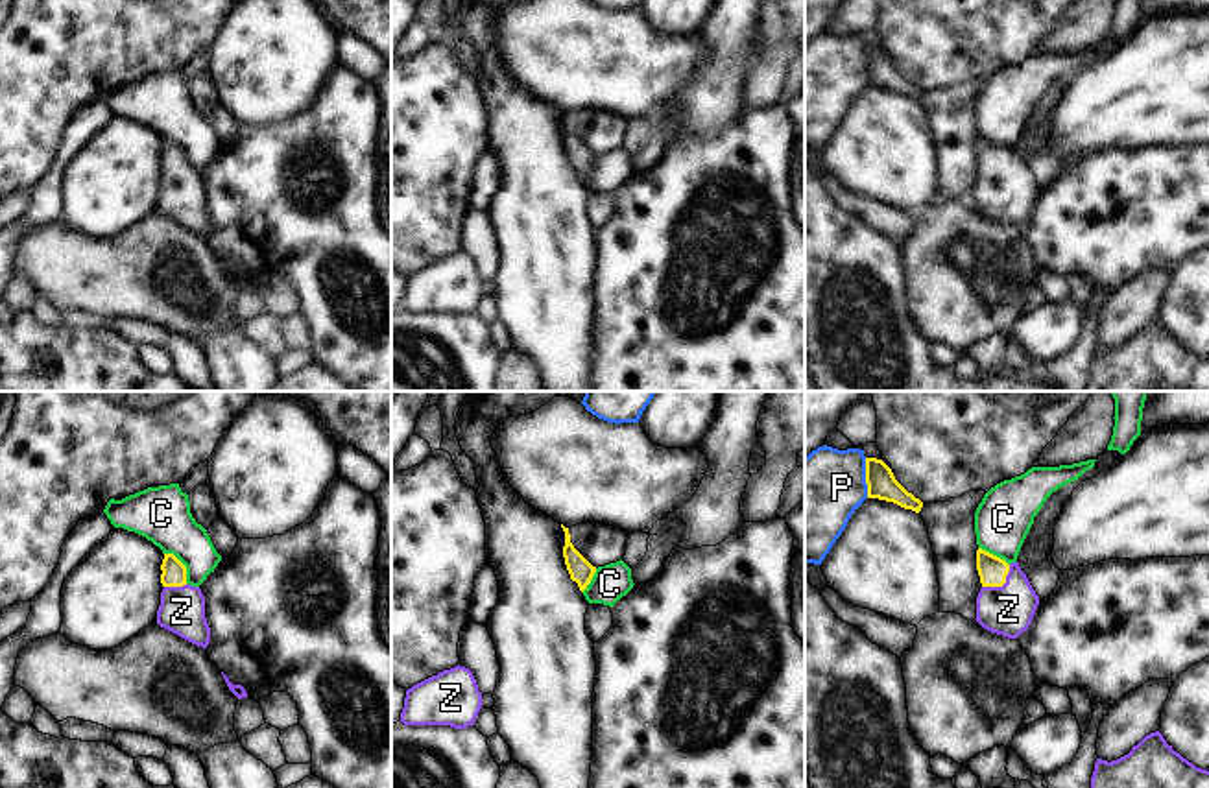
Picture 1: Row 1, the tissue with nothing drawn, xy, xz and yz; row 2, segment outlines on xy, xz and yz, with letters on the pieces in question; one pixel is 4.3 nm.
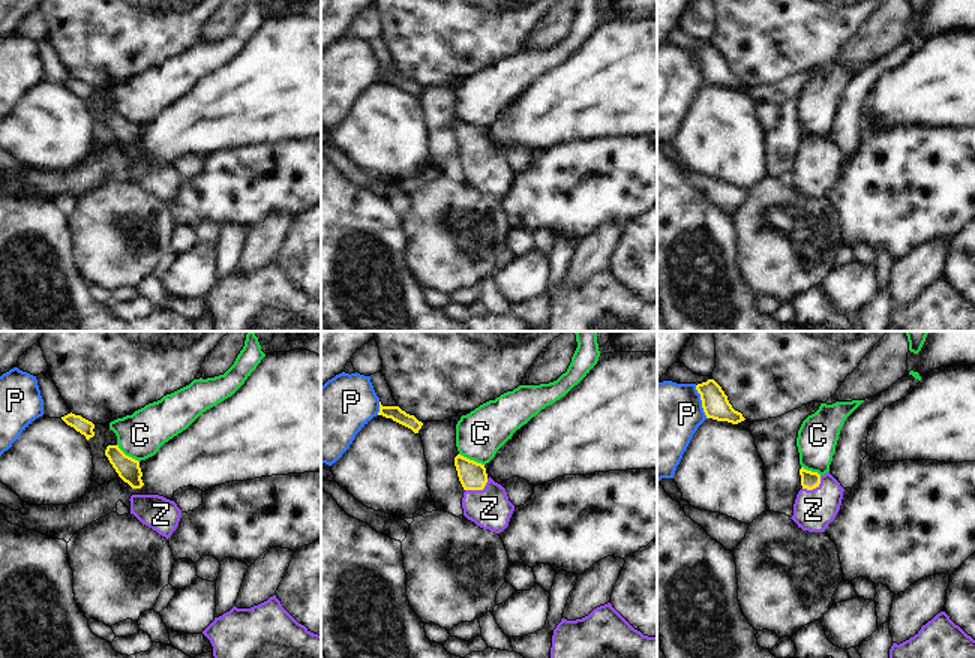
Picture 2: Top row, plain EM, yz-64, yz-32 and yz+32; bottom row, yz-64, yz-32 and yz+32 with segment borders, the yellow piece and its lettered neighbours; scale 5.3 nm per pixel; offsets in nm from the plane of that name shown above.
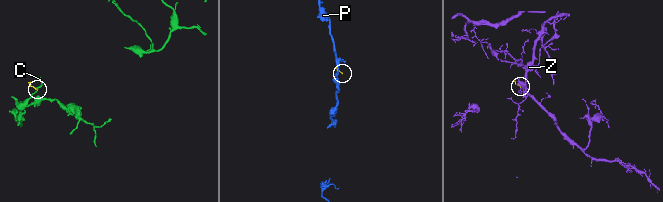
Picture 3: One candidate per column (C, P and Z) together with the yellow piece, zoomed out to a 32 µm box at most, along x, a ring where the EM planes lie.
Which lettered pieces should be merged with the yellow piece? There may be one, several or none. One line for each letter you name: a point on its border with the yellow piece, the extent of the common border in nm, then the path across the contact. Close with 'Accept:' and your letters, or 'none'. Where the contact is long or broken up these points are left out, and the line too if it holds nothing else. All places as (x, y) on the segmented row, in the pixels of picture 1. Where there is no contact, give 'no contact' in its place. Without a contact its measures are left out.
Z: meets yellow in yz at (1001, 585); contact 160 nm long; runs through yz (992, 569), (1001, 585), (1008, 609)
Accept: Z

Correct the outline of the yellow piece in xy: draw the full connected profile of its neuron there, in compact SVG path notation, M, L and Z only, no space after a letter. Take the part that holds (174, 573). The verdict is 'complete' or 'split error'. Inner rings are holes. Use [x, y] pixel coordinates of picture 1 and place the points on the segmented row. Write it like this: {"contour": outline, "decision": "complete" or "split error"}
{"contour": "M164 554L161 570L164 589L157 624L205 650L210 640L210 627L205 618L201 589L186 583L186 567L174 554Z", "decision": "split error"}

